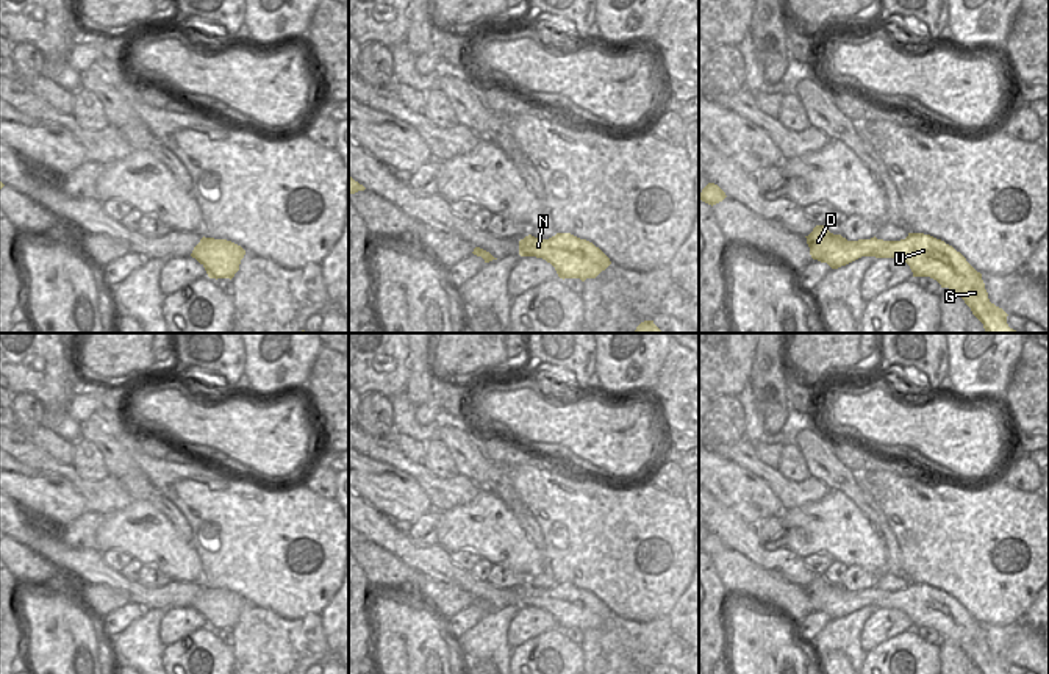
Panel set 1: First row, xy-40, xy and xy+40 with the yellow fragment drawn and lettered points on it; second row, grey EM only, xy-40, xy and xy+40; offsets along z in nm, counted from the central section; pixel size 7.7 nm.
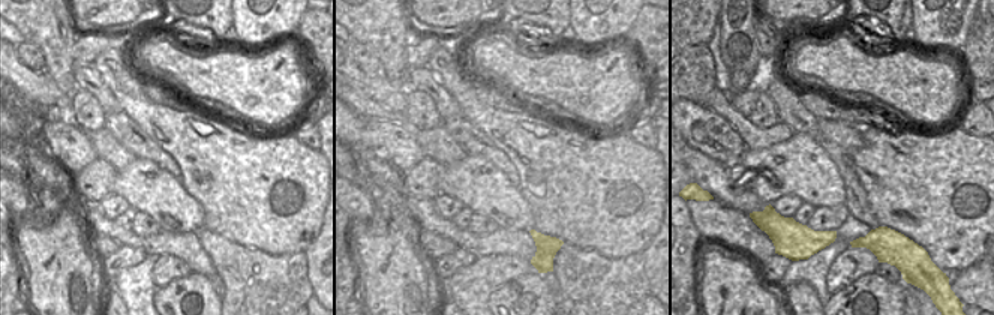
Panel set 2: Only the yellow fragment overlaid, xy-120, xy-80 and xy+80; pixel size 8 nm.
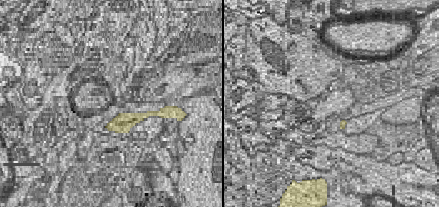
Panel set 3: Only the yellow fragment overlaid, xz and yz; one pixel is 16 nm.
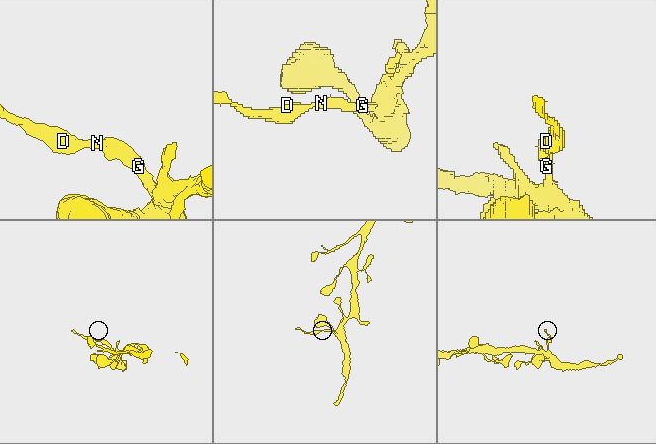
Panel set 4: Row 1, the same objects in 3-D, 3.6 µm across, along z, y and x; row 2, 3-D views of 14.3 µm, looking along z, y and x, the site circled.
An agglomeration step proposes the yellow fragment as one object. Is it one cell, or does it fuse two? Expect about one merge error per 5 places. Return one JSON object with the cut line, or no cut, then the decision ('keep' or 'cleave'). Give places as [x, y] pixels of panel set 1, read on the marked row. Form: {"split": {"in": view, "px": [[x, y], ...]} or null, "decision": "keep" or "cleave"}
{"split": null, "decision": "keep"}

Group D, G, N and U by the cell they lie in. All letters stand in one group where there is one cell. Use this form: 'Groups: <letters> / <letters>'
Groups: D G N U

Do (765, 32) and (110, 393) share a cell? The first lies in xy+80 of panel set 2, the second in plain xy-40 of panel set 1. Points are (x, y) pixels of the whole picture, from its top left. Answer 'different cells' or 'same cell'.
same cell

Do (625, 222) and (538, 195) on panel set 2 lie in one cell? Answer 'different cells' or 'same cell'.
same cell

